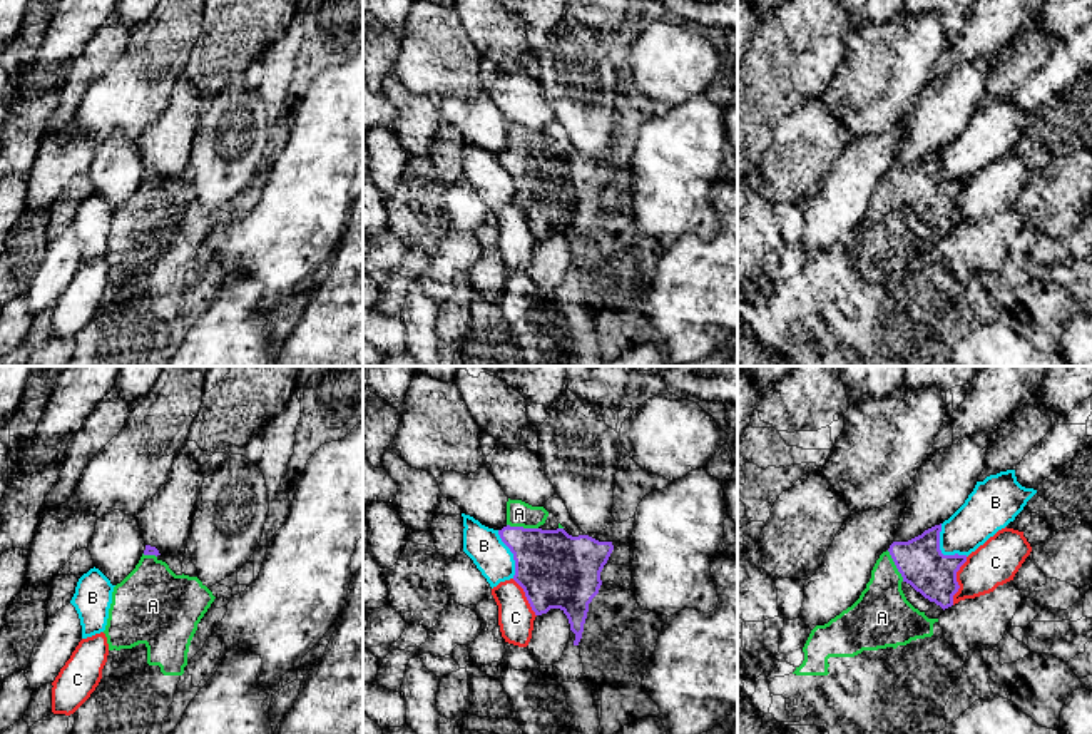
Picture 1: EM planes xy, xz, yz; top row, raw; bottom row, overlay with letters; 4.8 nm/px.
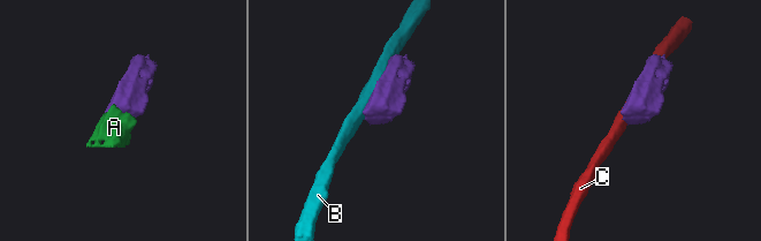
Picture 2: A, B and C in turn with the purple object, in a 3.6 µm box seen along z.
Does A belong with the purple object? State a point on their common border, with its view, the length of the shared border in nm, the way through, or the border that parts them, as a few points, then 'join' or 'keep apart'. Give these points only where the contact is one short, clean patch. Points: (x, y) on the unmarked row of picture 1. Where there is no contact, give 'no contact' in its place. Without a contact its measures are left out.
meets purple in xz at (522, 152); contact 150 nm long; runs through xz (552, 193), (524, 164), (522, 152), (519, 139); join

